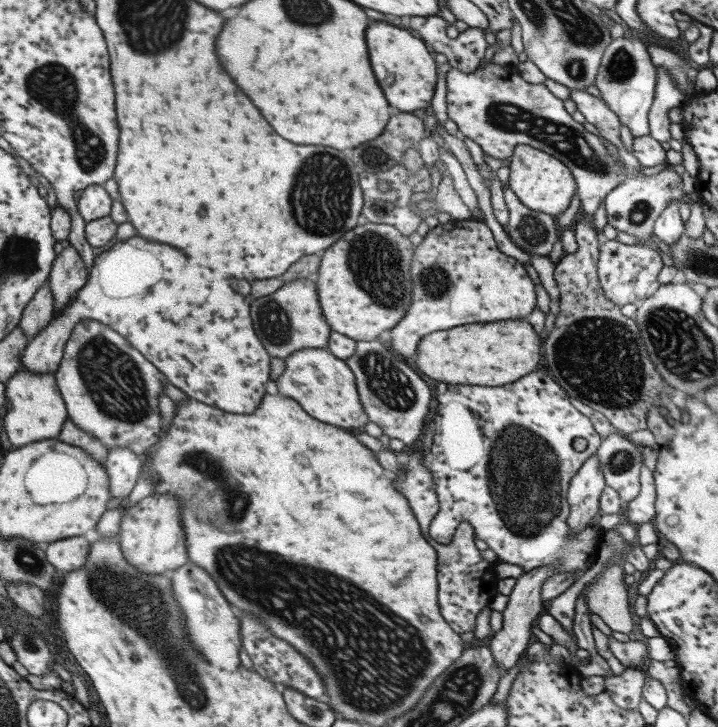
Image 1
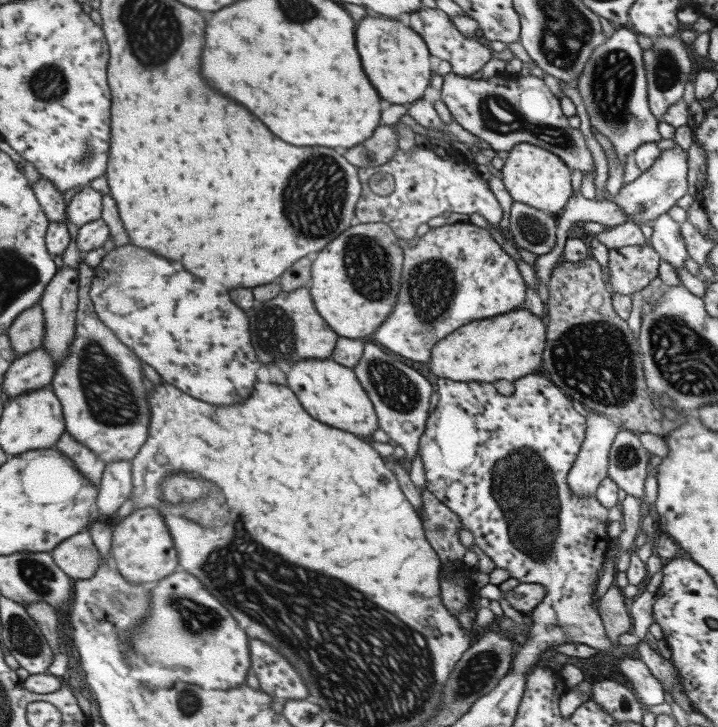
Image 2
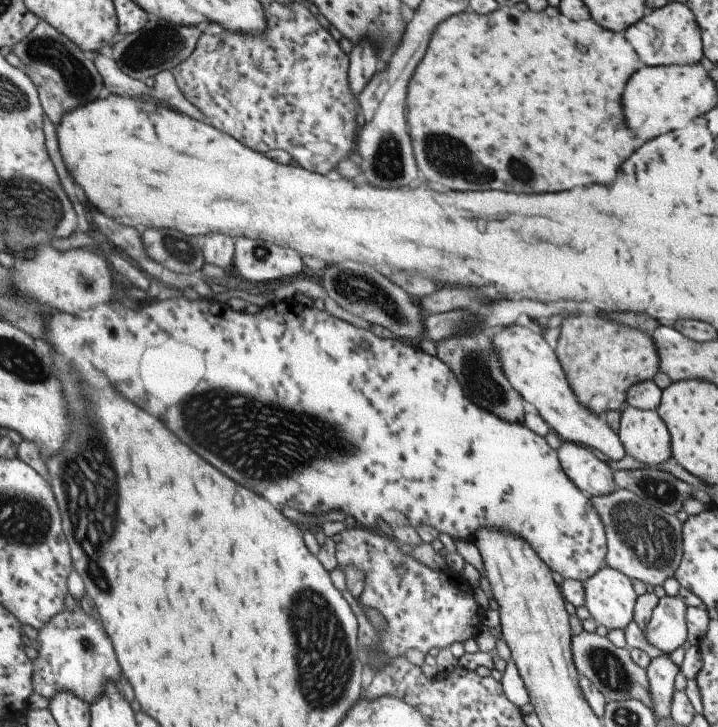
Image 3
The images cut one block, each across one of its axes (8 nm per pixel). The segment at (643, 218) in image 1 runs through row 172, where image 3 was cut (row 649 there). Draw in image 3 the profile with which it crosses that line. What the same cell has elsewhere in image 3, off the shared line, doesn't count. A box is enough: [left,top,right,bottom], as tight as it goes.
[642,595,687,655]

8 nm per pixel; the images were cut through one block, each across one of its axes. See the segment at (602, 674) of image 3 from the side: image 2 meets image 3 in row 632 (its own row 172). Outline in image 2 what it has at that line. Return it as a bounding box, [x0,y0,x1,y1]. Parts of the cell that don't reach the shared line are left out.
[440,70,594,175]

